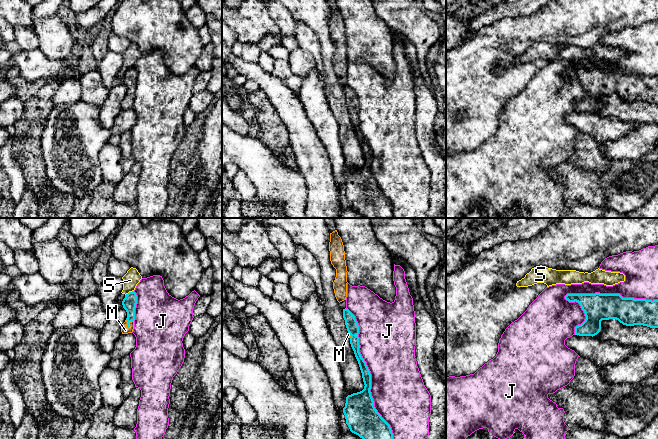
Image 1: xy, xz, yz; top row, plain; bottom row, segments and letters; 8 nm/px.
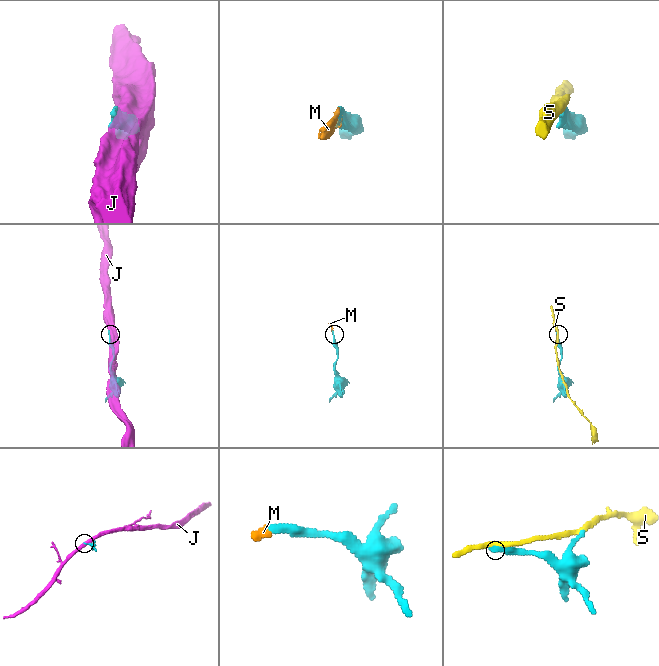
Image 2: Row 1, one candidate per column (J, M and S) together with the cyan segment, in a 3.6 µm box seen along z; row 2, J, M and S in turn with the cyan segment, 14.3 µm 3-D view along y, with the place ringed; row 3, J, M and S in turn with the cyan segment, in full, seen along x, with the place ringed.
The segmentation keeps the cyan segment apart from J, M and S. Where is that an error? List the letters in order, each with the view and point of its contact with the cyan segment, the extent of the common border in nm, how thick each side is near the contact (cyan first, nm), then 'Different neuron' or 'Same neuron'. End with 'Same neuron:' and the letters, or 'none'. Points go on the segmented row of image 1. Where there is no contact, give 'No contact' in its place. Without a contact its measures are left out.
J: Touches cyan at yz (611, 294). Shared border 750 nm. Thickness 220 nm (cyan) against 260 nm. Different neuron
M: Touches cyan at xy (128, 324). Shared border 80 nm. Thickness 110 nm (cyan) against 60 nm. Same neuron
S: Touches cyan at xy (129, 292). Shared border 80 nm. Thickness 110 nm (cyan) against 130 nm. Different neuron
Same neuron: M

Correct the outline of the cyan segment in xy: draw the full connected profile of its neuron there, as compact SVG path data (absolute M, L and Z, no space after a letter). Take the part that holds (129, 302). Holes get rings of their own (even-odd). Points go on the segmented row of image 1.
M134 291L129 292L125 295L125 298L122 301L122 305L127 312L127 318L121 328L122 334L128 334L133 332L136 304L137 295Z

